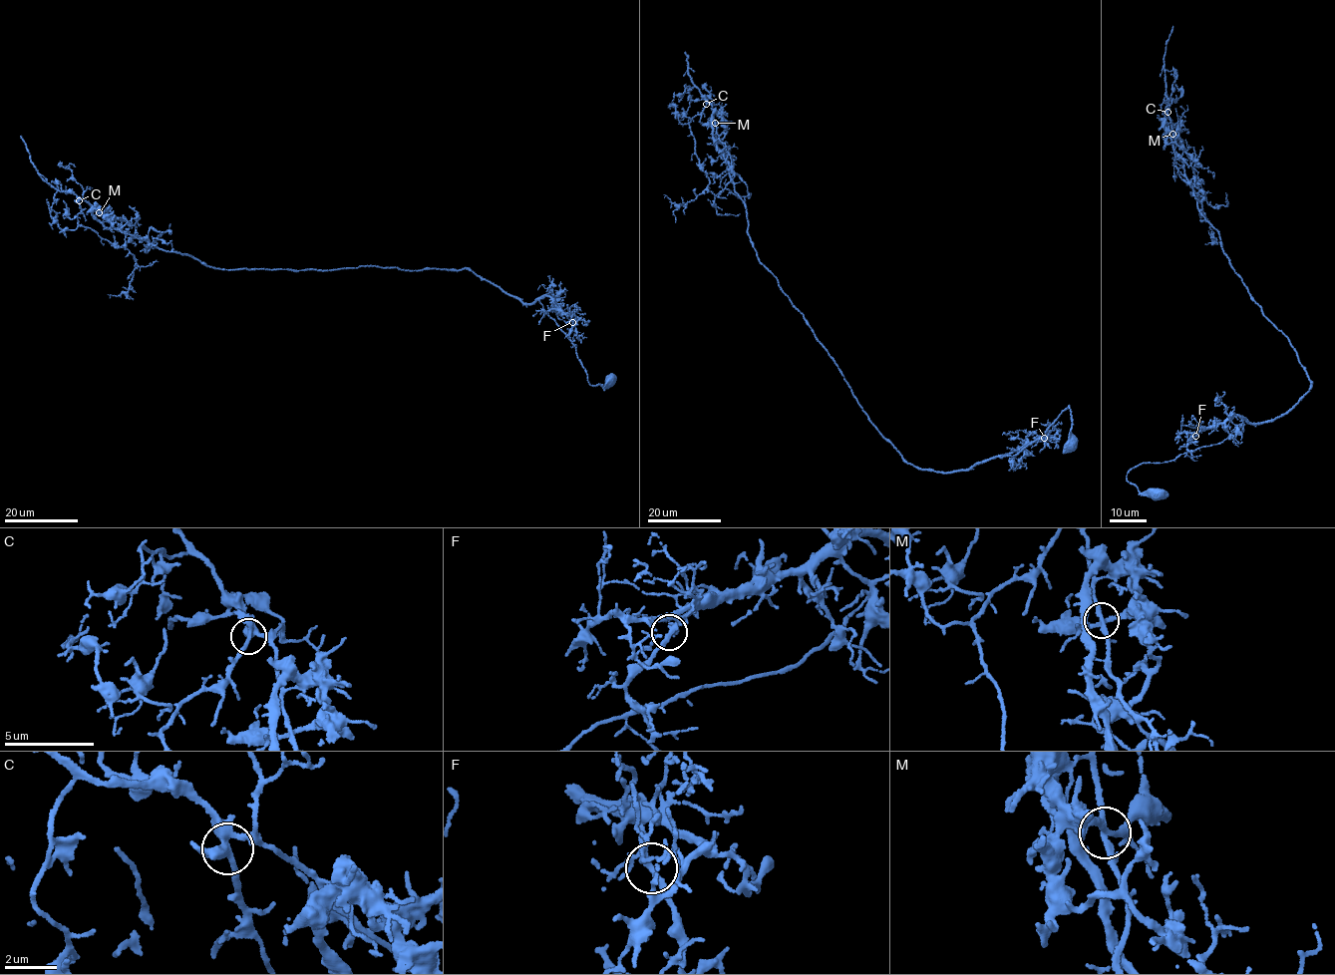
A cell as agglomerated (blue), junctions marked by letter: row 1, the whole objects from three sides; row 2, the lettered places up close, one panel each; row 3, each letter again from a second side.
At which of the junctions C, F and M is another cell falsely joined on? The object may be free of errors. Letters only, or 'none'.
M

